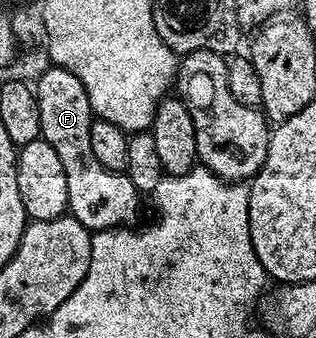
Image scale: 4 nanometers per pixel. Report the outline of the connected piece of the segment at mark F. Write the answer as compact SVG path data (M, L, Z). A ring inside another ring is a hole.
M50 65L34 82L38 100L38 116L42 116L40 136L54 148L66 172L67 213L88 231L115 230L133 225L140 210L142 195L134 188L127 173L110 172L94 156L90 145L90 124L94 121L92 105L82 88L82 80L72 70Z

